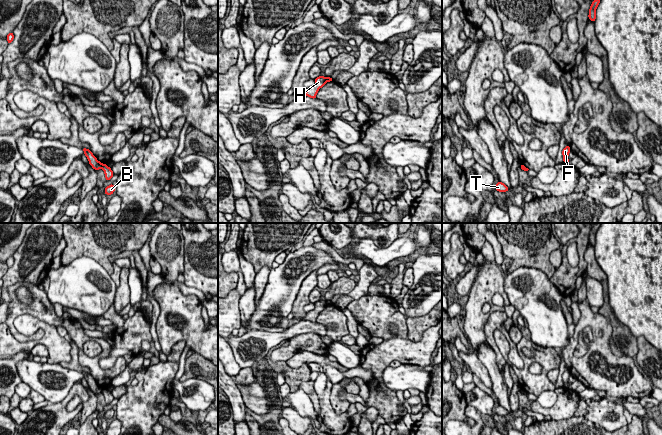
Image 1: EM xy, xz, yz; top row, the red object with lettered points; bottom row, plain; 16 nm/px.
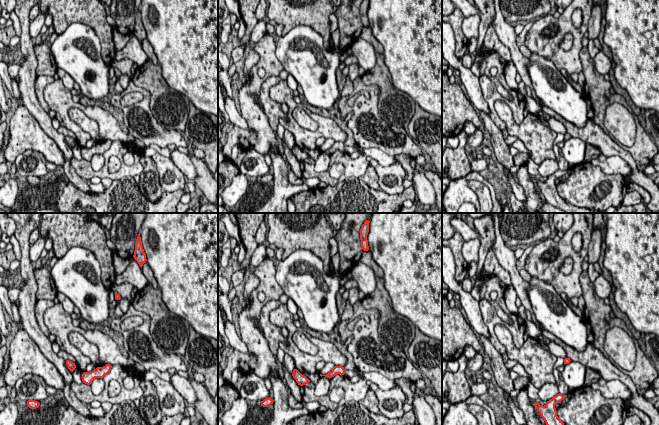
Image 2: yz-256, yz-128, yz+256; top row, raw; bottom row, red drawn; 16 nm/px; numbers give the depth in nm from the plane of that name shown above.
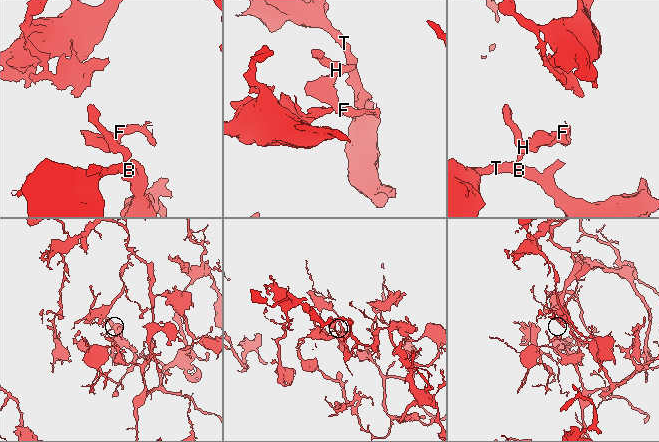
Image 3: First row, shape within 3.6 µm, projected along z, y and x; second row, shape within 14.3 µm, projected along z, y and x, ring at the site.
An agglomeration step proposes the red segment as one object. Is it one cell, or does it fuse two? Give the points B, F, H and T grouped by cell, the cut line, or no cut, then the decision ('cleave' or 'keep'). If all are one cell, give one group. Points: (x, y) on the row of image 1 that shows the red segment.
groups B T / F H; cut xy (103, 164), (101, 167); cleave

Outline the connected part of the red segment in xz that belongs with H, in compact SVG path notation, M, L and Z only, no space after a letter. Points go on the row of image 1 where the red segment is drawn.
M319 76L315 80L315 84L312 87L307 88L306 92L301 96L308 96L310 98L316 99L316 95L320 88L322 88L326 83L326 77Z

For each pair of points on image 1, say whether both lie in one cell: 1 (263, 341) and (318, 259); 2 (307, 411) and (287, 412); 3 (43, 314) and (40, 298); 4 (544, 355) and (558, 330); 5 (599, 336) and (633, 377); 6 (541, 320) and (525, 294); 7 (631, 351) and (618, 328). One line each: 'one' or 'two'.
1: two
2: two
3: one
4: two
5: one
6: one
7: one

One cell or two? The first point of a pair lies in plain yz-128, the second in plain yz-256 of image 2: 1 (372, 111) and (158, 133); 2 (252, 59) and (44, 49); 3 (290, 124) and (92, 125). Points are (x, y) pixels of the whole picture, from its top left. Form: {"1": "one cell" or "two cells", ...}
{"1": "one cell", "2": "two cells", "3": "two cells"}

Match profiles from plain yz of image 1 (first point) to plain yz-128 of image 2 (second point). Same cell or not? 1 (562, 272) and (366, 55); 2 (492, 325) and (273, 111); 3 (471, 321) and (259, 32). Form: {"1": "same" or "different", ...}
{"1": "different", "2": "same", "3": "different"}

